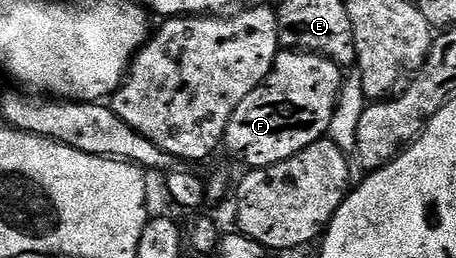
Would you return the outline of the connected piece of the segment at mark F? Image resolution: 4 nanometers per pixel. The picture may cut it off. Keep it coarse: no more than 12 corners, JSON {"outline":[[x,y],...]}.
{"outline":[[278,51],[224,147],[269,168],[328,133],[342,69]]}

